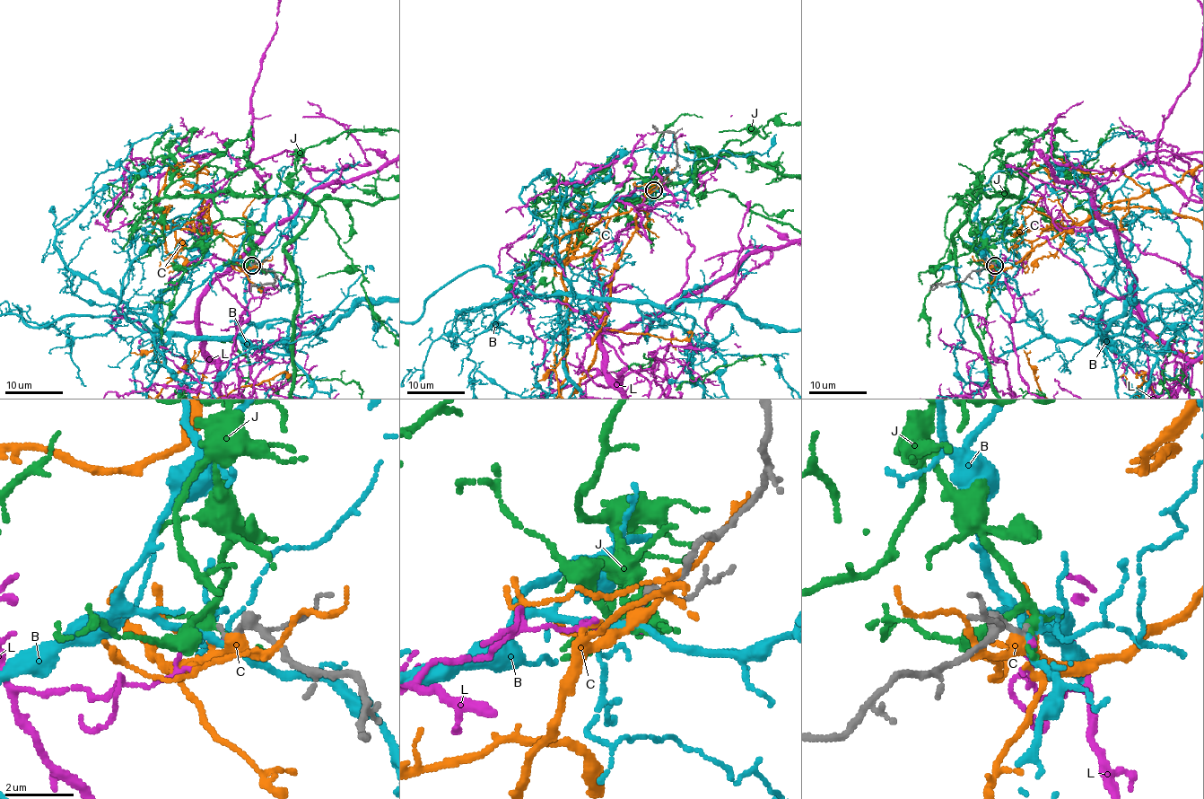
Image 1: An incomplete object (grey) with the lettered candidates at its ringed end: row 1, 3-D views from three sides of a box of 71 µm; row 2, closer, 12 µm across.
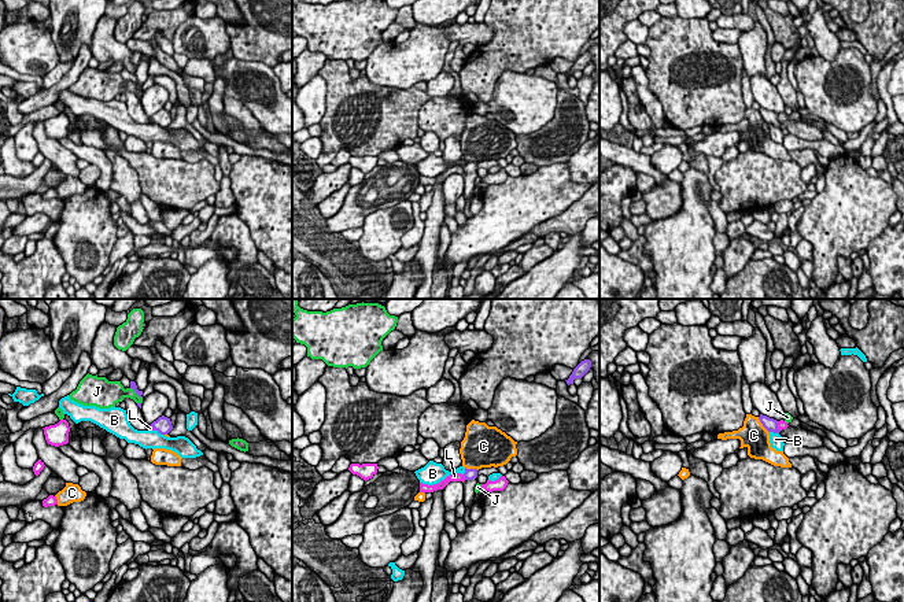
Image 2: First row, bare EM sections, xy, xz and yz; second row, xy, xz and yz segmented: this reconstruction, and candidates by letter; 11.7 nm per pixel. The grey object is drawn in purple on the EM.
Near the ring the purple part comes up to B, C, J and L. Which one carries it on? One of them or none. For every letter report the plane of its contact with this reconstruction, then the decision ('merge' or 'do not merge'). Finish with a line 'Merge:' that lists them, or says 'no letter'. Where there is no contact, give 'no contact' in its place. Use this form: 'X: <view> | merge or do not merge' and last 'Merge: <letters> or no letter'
B: xy | do not merge
C: yz | do not merge
J: xy | do not merge
L: xz | do not merge
Merge: no letter

